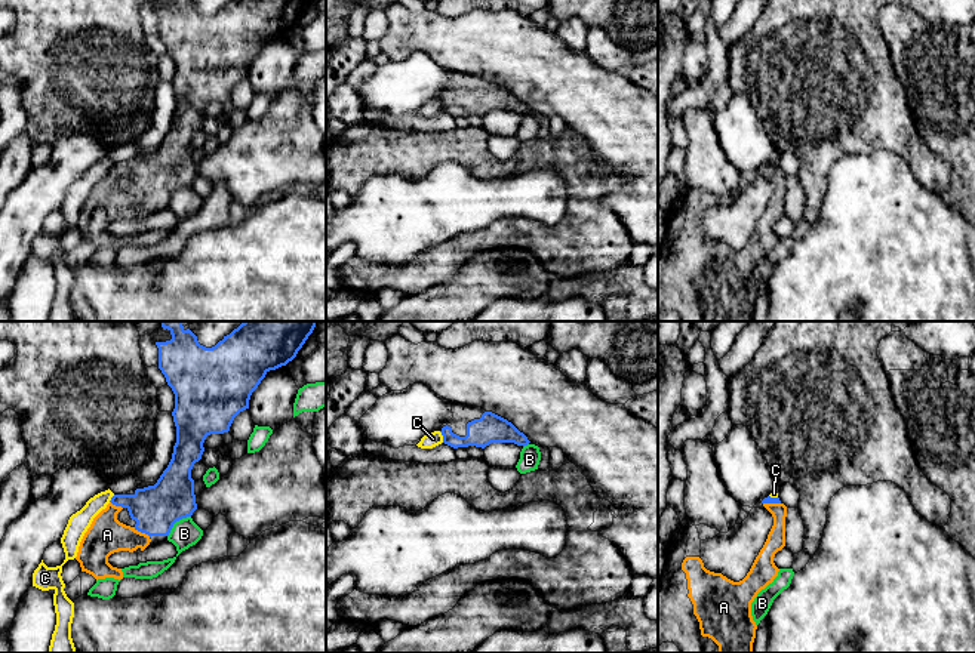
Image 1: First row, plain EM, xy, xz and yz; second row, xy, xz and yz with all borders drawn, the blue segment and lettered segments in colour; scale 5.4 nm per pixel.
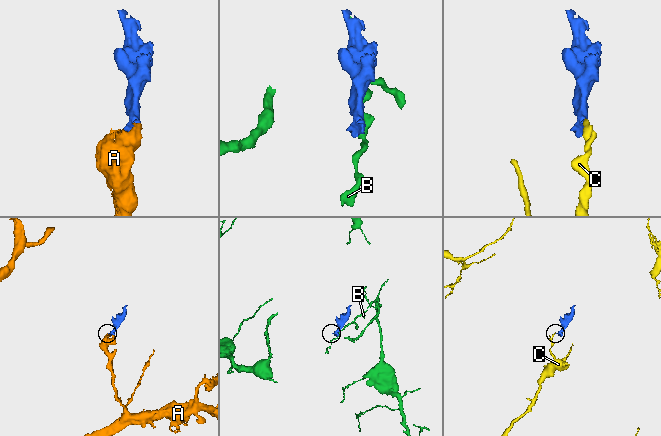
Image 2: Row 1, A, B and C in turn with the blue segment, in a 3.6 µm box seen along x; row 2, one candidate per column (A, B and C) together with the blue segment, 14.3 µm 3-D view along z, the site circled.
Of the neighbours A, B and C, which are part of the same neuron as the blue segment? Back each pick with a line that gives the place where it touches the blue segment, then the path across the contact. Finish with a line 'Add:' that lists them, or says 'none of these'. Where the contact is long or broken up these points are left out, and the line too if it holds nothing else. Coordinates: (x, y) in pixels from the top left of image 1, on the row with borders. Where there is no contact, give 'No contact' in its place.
A: Touches blue at xy (142, 532)
Add: A

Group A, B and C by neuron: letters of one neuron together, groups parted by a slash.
A / B / C

